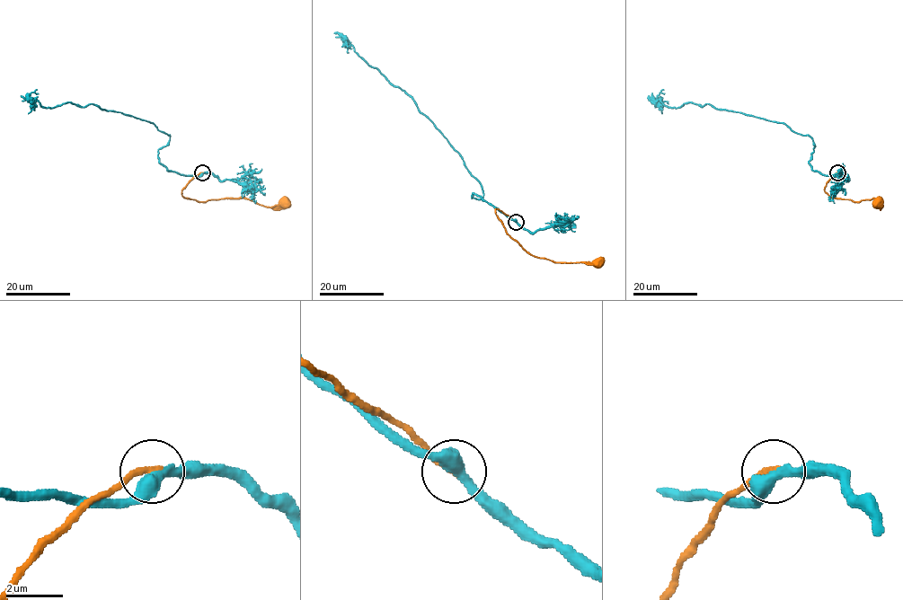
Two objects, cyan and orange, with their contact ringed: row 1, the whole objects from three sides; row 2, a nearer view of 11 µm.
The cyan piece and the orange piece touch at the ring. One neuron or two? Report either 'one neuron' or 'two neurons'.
one neuron

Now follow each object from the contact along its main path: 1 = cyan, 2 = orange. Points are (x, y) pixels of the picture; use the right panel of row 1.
1: (837, 172), (815, 172), (809, 163), (812, 139), (782, 122), (708, 104), (668, 107), (657, 97), (664, 93)
2: (837, 172), (826, 184), (824, 190), (829, 195), (854, 201), (878, 198), (878, 207), (880, 204)

